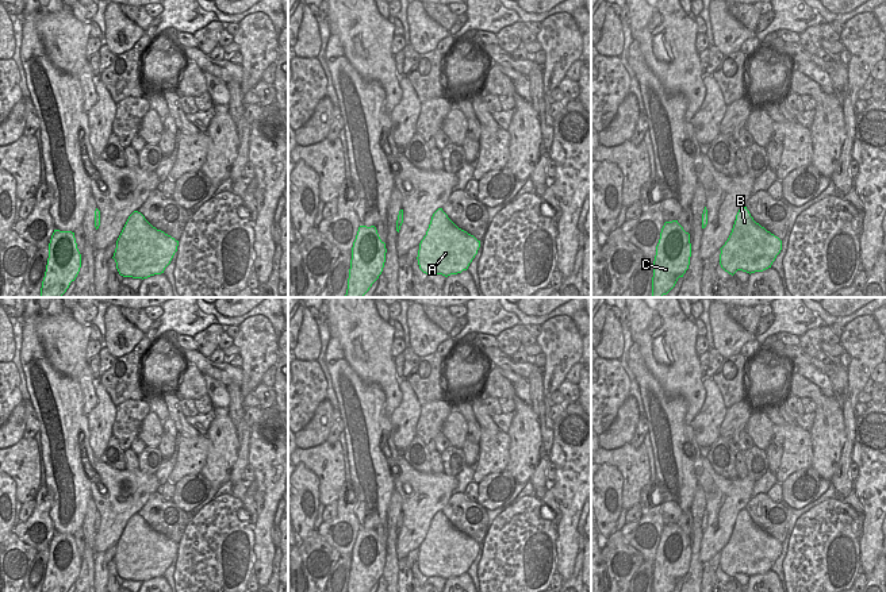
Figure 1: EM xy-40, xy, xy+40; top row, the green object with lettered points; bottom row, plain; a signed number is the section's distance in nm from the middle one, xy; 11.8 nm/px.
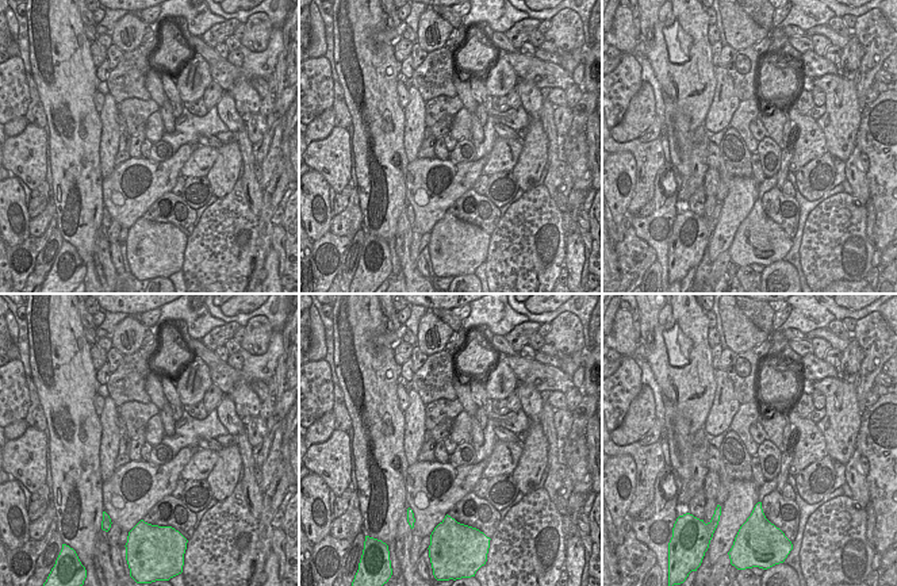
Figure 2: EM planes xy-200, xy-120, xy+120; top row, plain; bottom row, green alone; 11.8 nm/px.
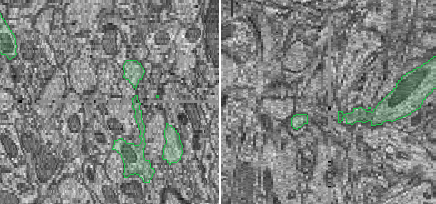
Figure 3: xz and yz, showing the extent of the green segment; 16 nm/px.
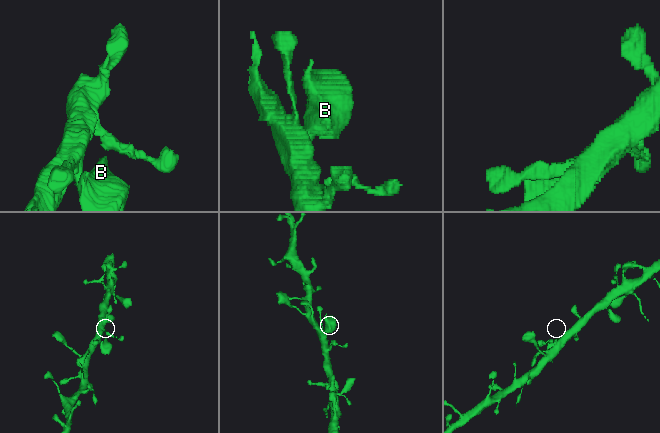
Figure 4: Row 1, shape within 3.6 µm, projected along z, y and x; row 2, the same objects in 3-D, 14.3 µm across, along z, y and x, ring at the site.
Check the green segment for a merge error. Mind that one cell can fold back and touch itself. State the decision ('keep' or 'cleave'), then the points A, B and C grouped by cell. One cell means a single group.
keep | A B C

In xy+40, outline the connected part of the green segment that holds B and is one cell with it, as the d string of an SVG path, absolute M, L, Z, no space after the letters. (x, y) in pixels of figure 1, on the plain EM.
M741 510L720 553L720 568L725 574L732 578L737 573L751 577L771 570L782 553L782 543L756 526L747 510Z

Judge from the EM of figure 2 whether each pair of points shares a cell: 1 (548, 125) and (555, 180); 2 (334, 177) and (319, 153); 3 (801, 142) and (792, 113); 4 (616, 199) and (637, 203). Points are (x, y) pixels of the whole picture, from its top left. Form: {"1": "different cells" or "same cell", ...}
{"1": "same cell", "2": "same cell", "3": "same cell", "4": "different cells"}

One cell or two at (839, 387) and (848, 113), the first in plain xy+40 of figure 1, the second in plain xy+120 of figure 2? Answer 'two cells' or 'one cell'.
two cells

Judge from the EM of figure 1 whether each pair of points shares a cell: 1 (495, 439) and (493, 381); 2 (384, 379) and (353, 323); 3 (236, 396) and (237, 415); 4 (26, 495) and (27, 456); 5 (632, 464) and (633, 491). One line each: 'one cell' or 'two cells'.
1: two cells
2: one cell
3: one cell
4: one cell
5: one cell

